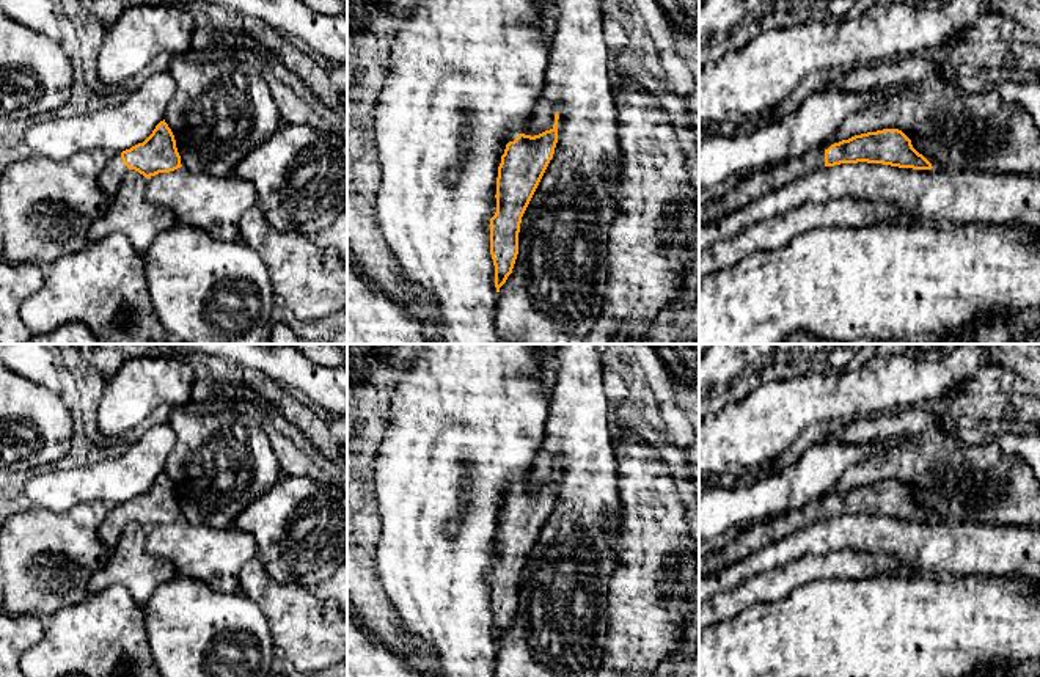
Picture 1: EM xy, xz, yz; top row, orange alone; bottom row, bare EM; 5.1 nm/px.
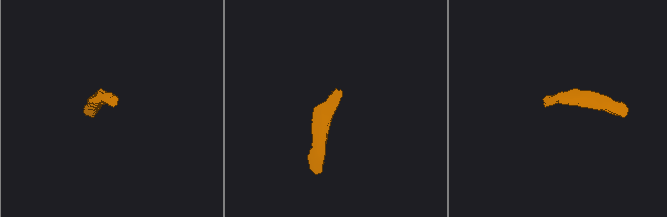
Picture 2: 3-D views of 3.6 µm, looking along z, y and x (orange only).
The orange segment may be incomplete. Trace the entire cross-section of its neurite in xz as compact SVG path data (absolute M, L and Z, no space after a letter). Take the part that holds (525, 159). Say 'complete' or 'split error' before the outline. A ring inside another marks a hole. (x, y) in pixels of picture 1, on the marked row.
complete; M558 119L539 135L520 134L506 145L496 177L496 212L490 218L490 254L495 265L495 287L506 283L518 254L522 217L555 154Z

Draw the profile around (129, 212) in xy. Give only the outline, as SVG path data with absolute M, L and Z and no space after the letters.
M135 170L124 176L119 190L108 198L105 214L93 221L90 243L123 232L134 248L145 254L152 240L176 223L168 207L156 206L146 198L146 182L148 177Z

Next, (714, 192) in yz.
M743 173L740 176L729 177L727 181L724 181L718 185L712 185L712 187L707 187L704 190L699 188L699 206L724 196L732 188L737 188L738 184L749 174L751 173Z

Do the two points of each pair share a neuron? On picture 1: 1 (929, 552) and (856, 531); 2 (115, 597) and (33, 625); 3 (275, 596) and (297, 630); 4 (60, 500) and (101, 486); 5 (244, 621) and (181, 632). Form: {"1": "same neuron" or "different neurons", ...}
{"1": "same neuron", "2": "different neurons", "3": "same neuron", "4": "same neuron", "5": "same neuron"}

